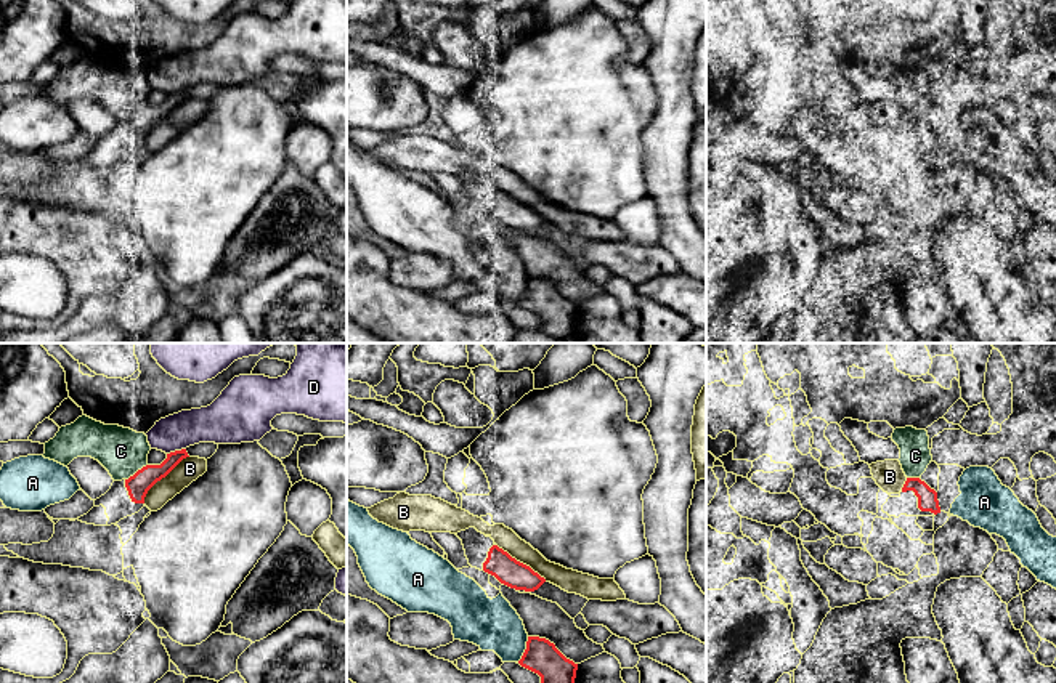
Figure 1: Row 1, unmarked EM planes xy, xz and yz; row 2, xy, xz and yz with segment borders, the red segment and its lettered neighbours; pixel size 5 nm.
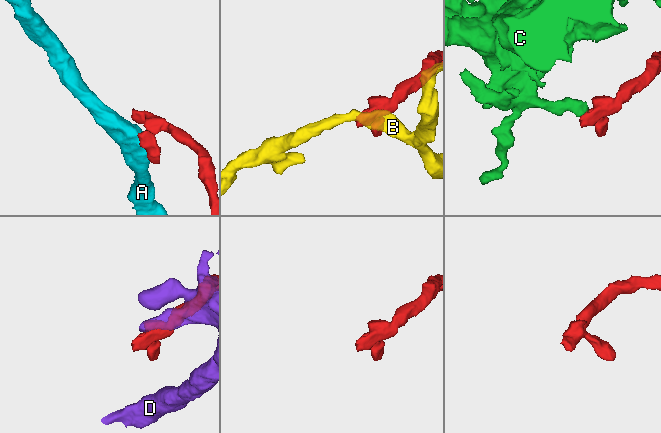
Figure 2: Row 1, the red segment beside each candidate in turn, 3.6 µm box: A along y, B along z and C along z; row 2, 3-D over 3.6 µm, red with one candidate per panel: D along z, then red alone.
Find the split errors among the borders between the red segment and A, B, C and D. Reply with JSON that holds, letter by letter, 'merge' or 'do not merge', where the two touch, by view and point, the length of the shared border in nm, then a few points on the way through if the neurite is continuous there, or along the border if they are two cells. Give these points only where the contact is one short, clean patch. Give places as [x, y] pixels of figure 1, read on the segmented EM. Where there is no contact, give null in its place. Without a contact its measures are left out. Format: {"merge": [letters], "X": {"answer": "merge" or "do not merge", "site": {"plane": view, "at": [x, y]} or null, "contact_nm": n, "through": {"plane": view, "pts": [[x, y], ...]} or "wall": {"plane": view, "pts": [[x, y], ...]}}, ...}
{"merge": [], "A": {"answer": "do not merge", "site": {"plane": "xz", "at": [525, 650]}, "contact_nm": 150}, "B": {"answer": "do not merge", "site": {"plane": "xy", "at": [162, 476]}, "contact_nm": 340}, "C": {"answer": "do not merge", "site": {"plane": "xy", "at": [137, 472]}, "contact_nm": 140}, "D": {"answer": "do not merge", "site": {"plane": "xy", "at": [175, 451]}, "contact_nm": 100}}

